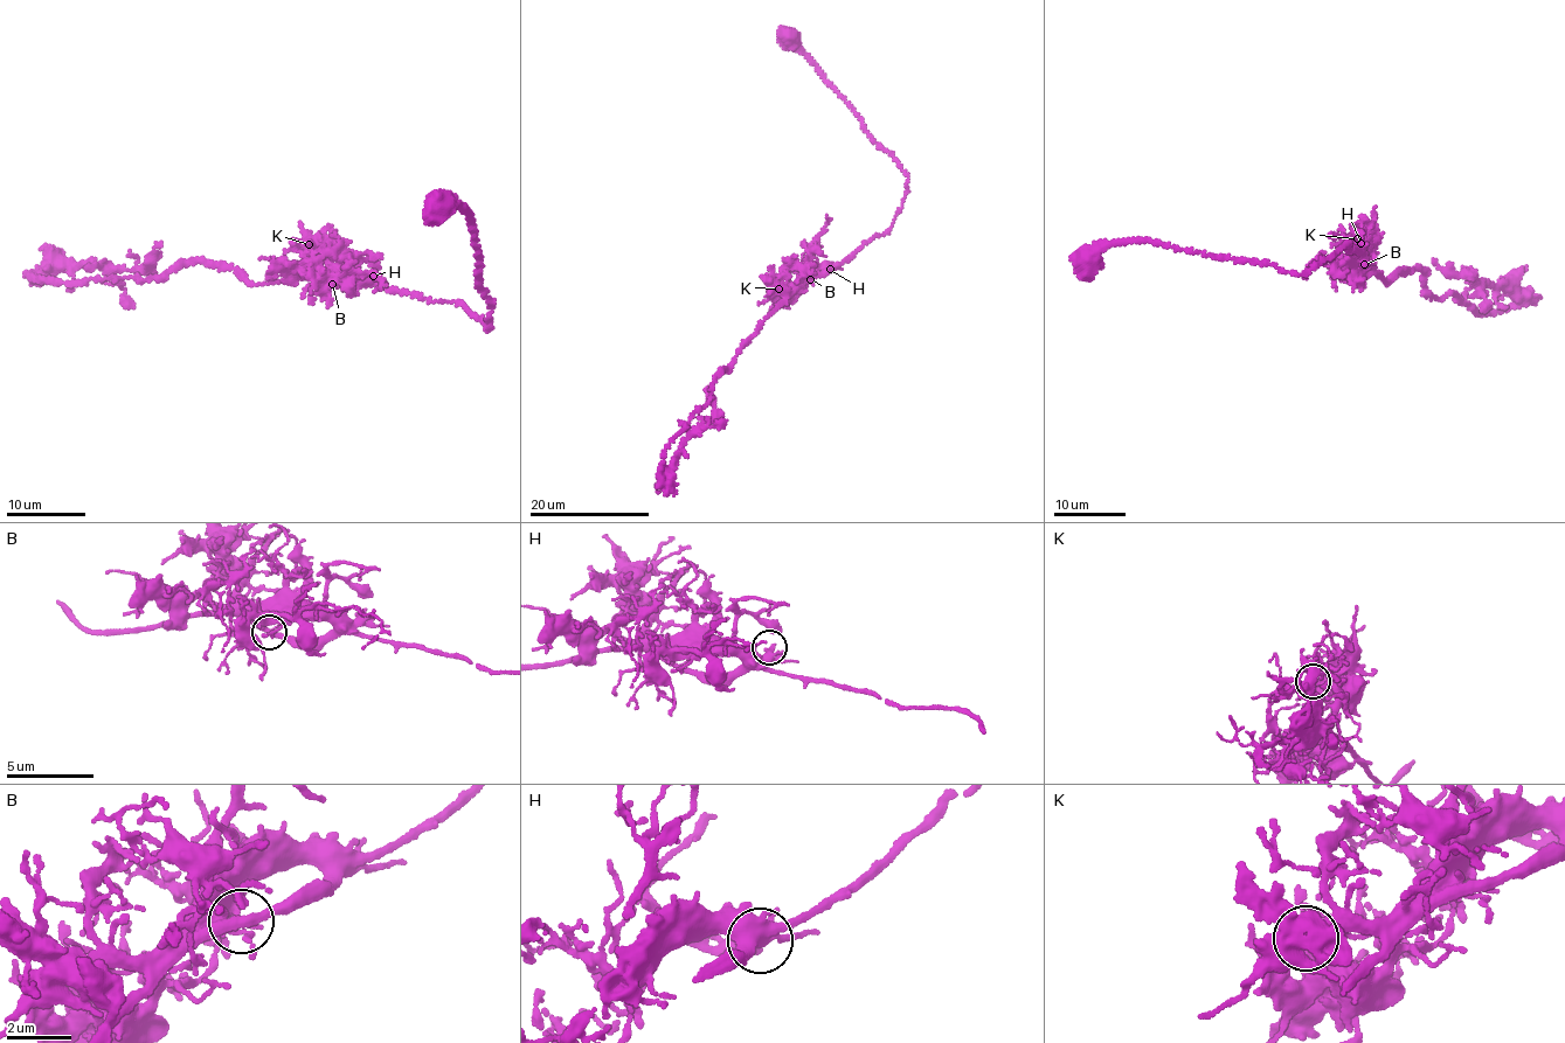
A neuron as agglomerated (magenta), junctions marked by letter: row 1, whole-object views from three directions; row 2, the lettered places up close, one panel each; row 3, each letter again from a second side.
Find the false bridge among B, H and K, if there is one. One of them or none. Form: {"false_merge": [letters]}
{"false_merge": []}

